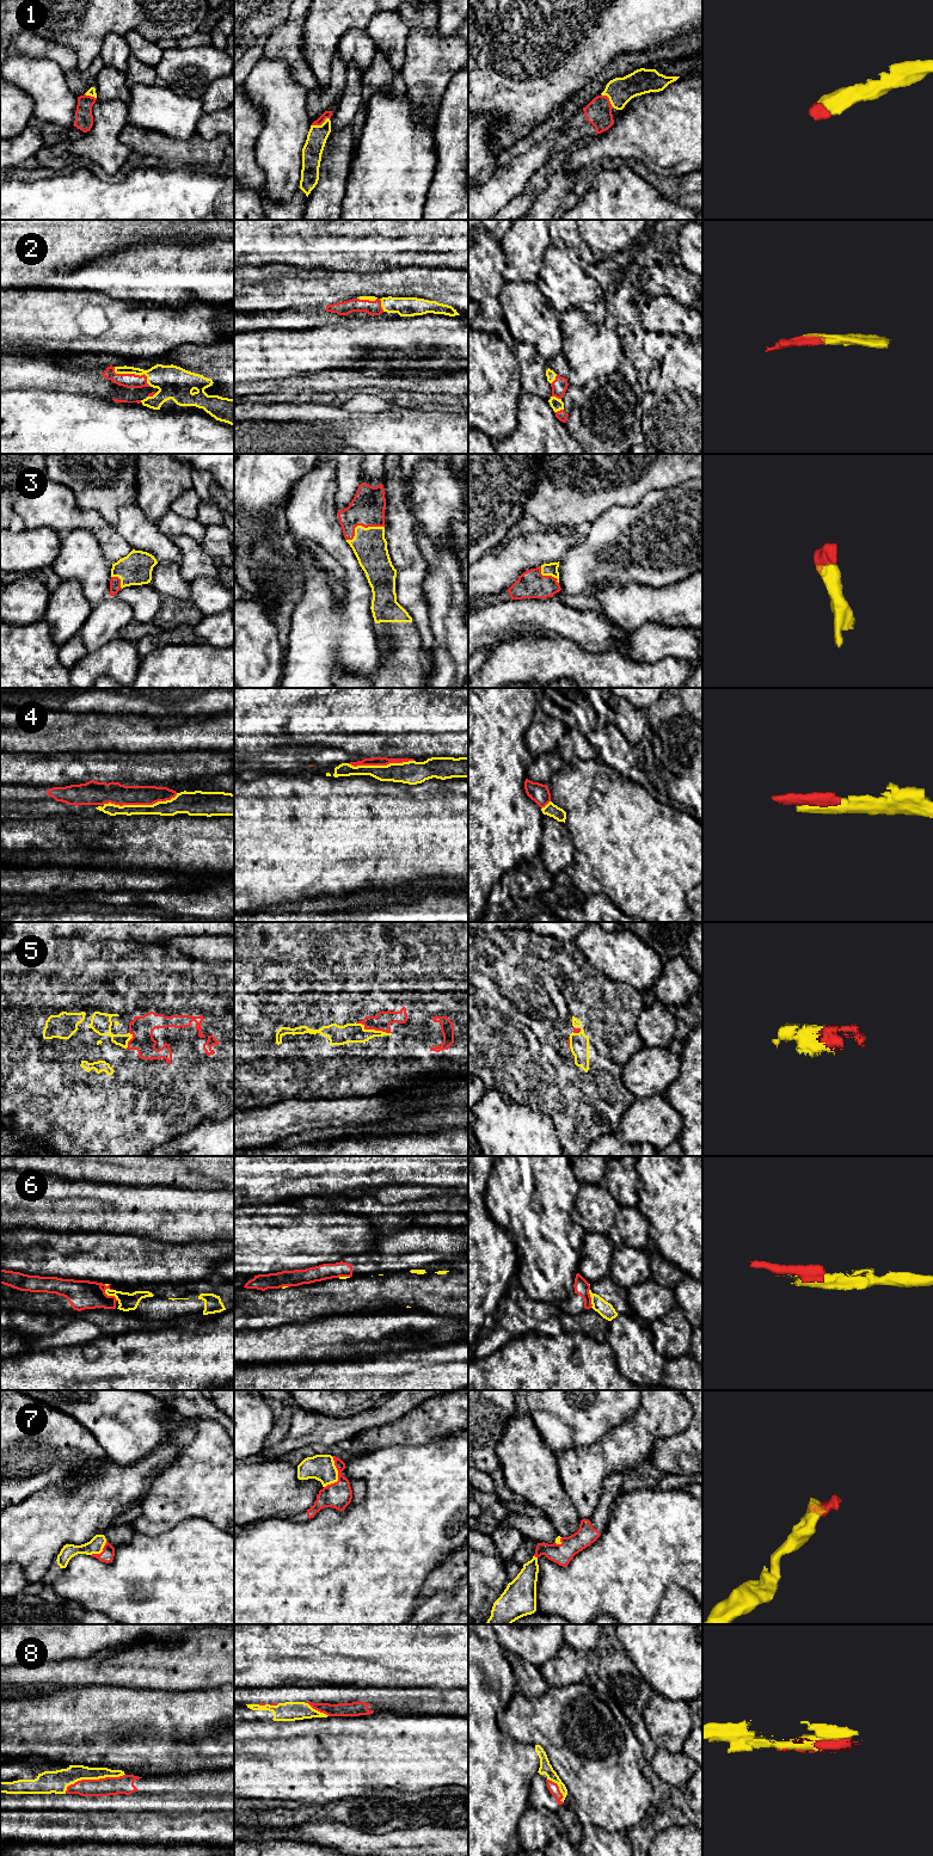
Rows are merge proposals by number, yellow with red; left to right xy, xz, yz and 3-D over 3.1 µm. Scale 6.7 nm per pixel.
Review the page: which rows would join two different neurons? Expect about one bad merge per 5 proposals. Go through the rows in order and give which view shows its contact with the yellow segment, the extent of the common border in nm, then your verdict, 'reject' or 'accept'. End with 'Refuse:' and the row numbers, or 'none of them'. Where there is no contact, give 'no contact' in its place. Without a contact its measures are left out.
1: contact in xz; length 130 nm; accept
2: contact in xy; length 280 nm; accept
3: contact in xz; length 280 nm; accept
4: contact in xy; length 500 nm; accept
5: contact in xz; length 260 nm; accept
6: contact in xy; length 140 nm; reject
7: contact in xz; length 220 nm; accept
8: contact in xy; length 420 nm; accept
Refuse: 6

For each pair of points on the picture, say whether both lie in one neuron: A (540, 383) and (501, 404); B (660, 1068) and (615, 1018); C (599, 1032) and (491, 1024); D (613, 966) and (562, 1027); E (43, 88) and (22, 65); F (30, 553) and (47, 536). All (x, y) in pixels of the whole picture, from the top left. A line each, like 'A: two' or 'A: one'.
A: two
B: two
C: one
D: two
E: one
F: one

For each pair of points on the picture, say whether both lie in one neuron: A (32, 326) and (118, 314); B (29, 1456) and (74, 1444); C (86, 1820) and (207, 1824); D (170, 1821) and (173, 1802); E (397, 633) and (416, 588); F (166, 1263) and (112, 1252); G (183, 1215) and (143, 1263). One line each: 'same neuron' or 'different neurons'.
A: same neuron
B: same neuron
C: same neuron
D: different neurons
E: different neurons
F: same neuron
G: different neurons

